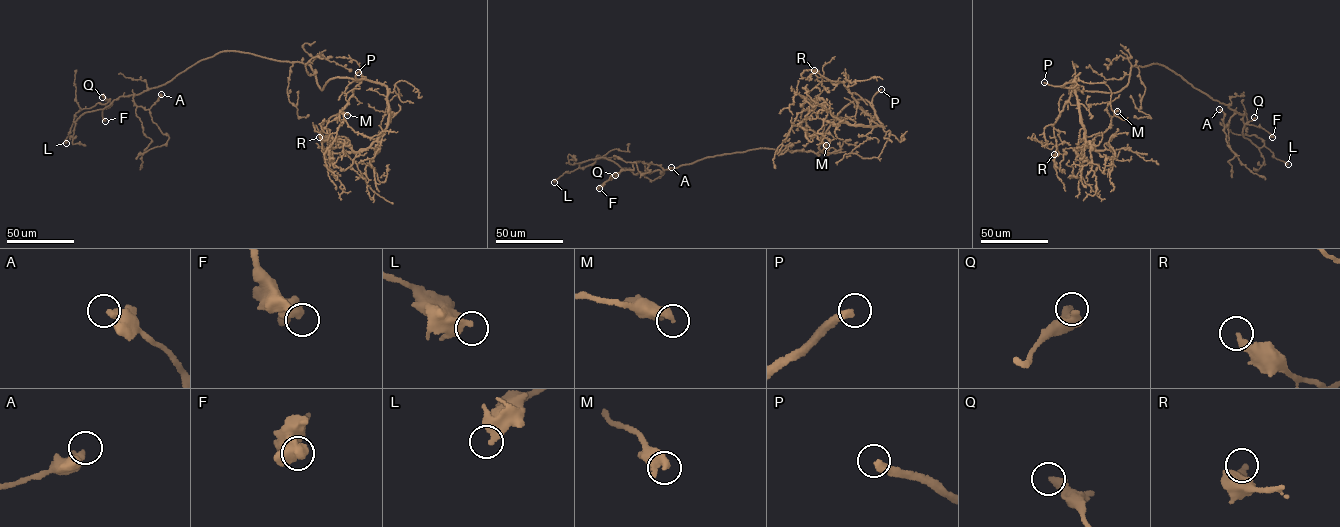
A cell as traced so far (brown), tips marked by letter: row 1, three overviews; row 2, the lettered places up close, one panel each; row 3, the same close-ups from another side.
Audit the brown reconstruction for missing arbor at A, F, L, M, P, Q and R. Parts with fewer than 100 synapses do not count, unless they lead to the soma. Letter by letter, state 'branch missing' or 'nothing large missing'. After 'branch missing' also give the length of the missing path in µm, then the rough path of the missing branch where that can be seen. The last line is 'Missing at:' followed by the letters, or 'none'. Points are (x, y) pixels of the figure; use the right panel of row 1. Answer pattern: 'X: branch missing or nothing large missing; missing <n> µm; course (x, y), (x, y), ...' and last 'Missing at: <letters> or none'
A: nothing large missing
F: nothing large missing
L: nothing large missing
M: nothing large missing
P: branch missing; missing 50 µm; course (1044, 82), (1034, 77), (1025, 78), (1024, 70), (1011, 54)
Q: nothing large missing
R: nothing large missing
Missing at: P

